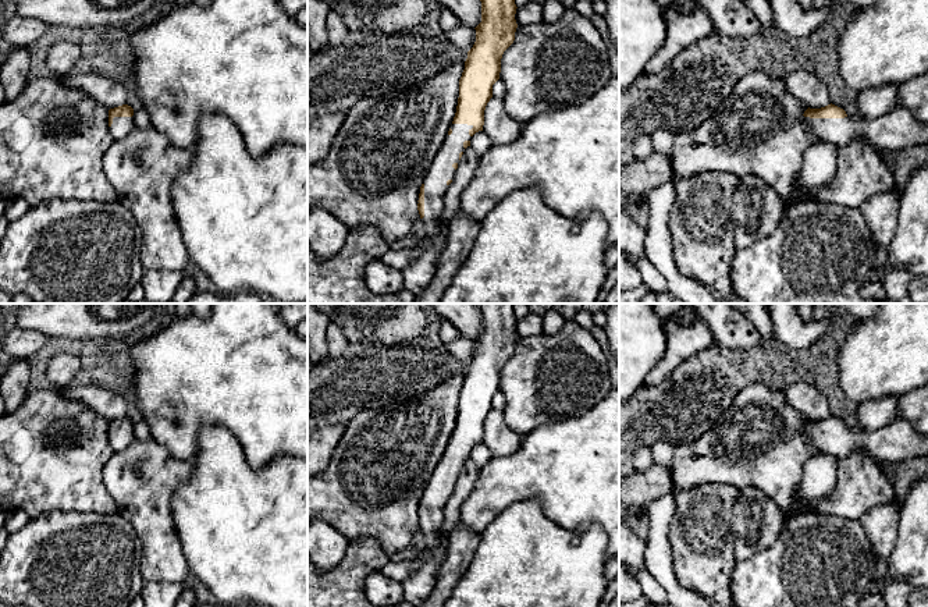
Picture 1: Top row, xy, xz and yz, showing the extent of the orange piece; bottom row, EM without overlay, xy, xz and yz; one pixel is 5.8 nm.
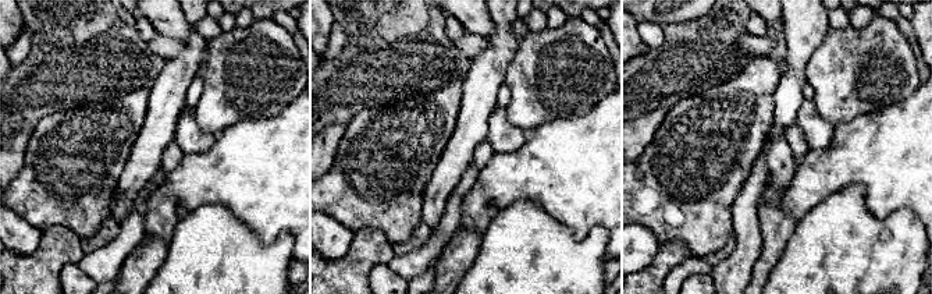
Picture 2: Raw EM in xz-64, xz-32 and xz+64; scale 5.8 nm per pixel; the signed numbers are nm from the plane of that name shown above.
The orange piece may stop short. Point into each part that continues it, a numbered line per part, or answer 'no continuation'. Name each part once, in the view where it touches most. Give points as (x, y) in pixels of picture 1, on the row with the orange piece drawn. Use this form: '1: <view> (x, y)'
1: yz (898, 130)

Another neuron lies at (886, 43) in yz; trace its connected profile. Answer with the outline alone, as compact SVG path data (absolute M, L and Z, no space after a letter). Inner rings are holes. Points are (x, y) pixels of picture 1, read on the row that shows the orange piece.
M877 0L853 10L838 54L840 78L857 93L927 72L928 0Z

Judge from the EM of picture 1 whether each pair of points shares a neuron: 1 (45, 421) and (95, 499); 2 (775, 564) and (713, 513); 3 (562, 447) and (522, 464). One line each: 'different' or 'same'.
1: same
2: different
3: same

